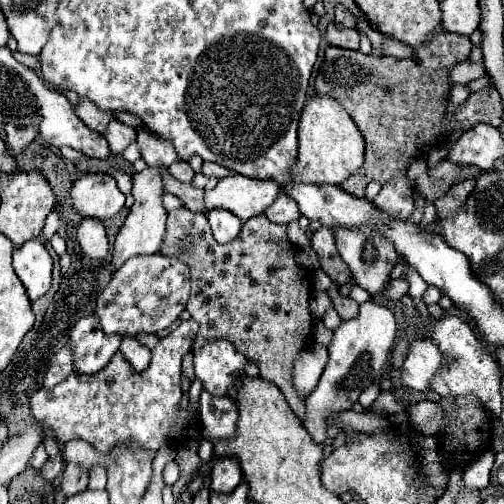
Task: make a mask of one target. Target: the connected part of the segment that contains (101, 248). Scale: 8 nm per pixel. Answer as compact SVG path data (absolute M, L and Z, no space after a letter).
M84 218L78 226L78 244L90 258L106 258L108 238L104 224L98 218Z

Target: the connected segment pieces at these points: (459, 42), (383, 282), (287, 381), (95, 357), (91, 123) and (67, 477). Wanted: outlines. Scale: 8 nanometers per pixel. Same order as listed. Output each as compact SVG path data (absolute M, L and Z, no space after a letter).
M440 32L414 50L410 58L398 60L394 56L366 56L360 50L346 50L338 46L326 48L326 58L316 76L316 92L338 100L356 122L366 140L366 158L362 168L342 182L342 190L364 196L366 184L376 180L390 182L406 172L414 152L422 146L444 142L452 132L466 132L476 122L500 126L500 94L492 88L472 92L468 100L448 120L446 106L450 98L448 68L468 60L470 38L450 32Z
M334 228L334 236L336 236L338 252L340 252L342 260L348 264L356 284L362 286L364 290L368 290L372 296L382 294L388 286L390 272L398 260L398 254L388 244L388 240L384 240L380 234L376 234L372 230L362 230L362 228L354 228L354 230L352 228Z
M178 208L168 214L166 236L162 240L160 254L174 256L190 268L192 290L186 310L200 326L192 344L194 352L210 340L230 340L250 362L258 364L260 378L276 384L286 396L286 402L292 406L294 414L304 420L306 402L298 398L296 388L292 386L292 366L300 356L300 350L308 346L308 340L312 336L312 316L308 308L308 300L312 294L312 272L298 264L300 250L288 240L286 230L286 224L274 224L264 214L260 214L244 222L240 234L232 242L218 244L212 236L206 214L198 214L188 208Z
M84 316L74 324L70 340L76 356L76 372L96 374L110 362L120 346L122 336L104 334L100 330L100 322L94 316Z
M82 98L82 100L80 100L80 104L76 106L76 114L78 114L78 118L80 118L90 130L94 130L94 132L98 132L98 134L104 134L108 122L112 120L112 114L108 114L106 110L100 110L100 108L94 106L94 102L88 100L88 98Z
M66 464L62 476L62 490L66 496L74 496L88 488L88 472L76 464Z

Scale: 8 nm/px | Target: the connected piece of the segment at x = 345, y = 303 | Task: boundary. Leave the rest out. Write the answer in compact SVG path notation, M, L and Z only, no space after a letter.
M336 294L336 296L332 296L332 304L338 310L338 314L340 314L342 320L356 318L356 314L358 314L358 302L354 302L352 298L346 298L346 296Z

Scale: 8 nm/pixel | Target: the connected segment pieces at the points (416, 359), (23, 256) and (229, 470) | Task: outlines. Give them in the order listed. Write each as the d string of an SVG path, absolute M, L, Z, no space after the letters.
M414 340L402 366L404 386L420 392L430 390L430 382L444 364L444 354L432 340Z
M38 238L24 242L24 246L14 248L12 260L14 270L26 286L30 300L44 296L52 282L52 256L48 254L46 246Z
M218 458L212 466L212 484L214 492L232 492L242 480L242 470L236 458Z

